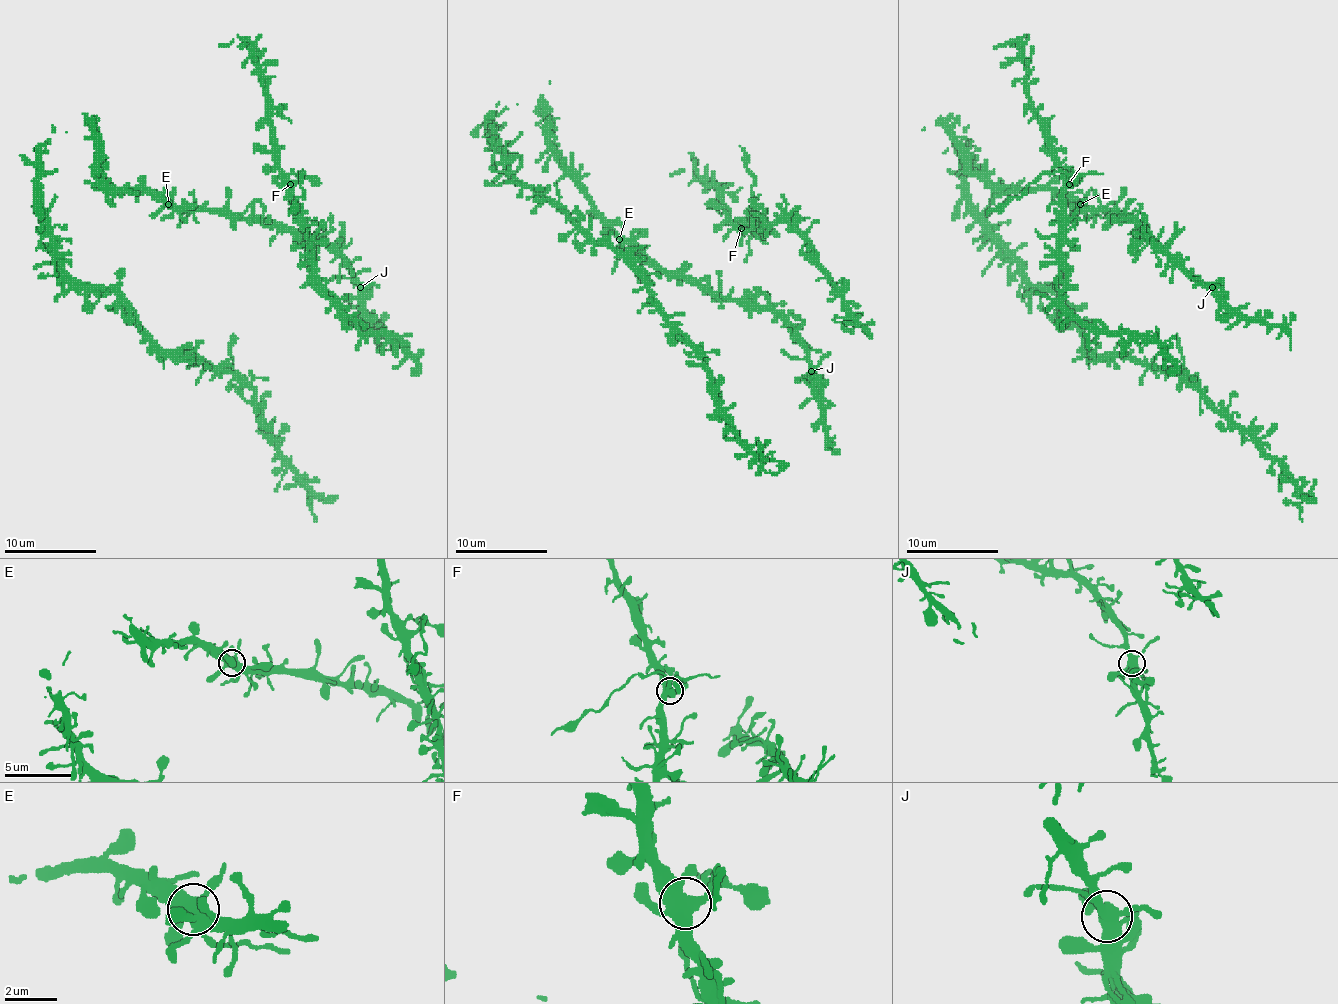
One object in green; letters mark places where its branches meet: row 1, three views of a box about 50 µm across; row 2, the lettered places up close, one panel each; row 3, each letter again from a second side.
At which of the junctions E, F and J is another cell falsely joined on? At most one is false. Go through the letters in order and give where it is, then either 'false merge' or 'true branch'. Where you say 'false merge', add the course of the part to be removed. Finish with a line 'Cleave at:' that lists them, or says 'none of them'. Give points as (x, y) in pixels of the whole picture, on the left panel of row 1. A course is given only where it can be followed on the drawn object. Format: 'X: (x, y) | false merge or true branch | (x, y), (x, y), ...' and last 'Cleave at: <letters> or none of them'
E: (168, 204) | true branch
F: (290, 184) | false merge | (291, 183), (300, 171), (305, 174), (300, 178), (303, 197), (296, 201), (289, 215)
J: (360, 287) | true branch
Cleave at: F

